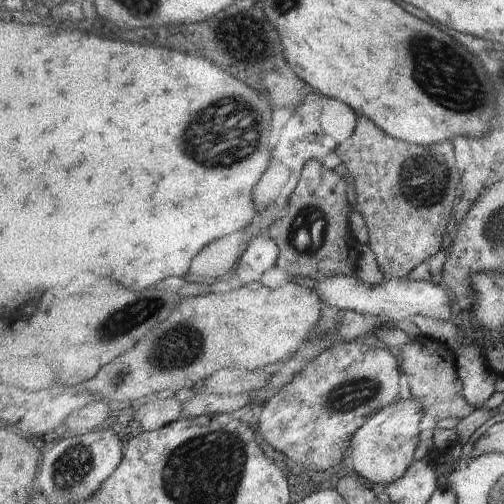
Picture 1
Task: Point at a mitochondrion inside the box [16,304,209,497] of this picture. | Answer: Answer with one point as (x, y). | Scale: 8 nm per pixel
(179, 348)

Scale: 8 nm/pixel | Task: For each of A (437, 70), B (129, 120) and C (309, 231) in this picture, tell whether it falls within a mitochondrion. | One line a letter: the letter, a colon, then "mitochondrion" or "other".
A: mitochondrion
B: other
C: mitochondrion

